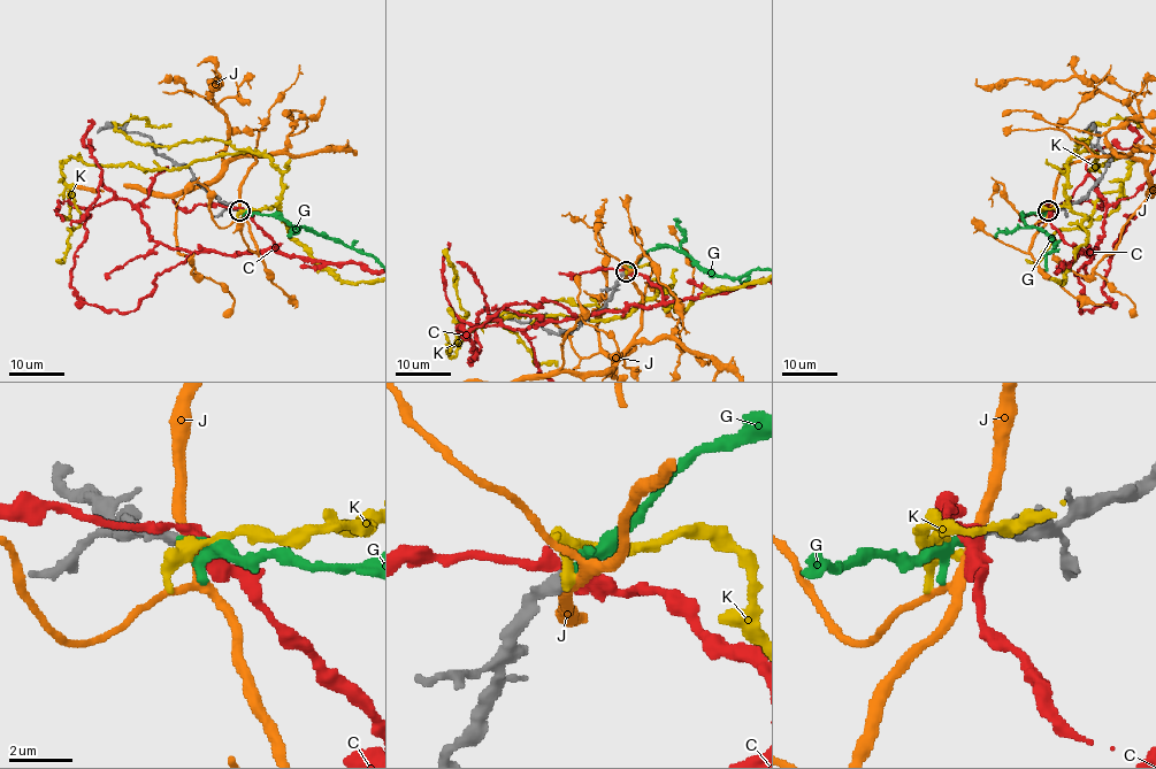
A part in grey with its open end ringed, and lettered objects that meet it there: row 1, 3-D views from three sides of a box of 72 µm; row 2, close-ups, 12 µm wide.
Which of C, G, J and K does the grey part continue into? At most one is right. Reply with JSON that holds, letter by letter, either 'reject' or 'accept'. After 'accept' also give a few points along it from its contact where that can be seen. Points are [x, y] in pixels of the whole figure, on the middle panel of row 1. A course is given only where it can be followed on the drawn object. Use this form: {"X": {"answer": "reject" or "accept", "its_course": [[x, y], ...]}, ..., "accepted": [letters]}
{"C": {"answer": "reject"}, "G": {"answer": "accept"}, "J": {"answer": "reject"}, "K": {"answer": "reject"}, "accepted": ["G"]}

